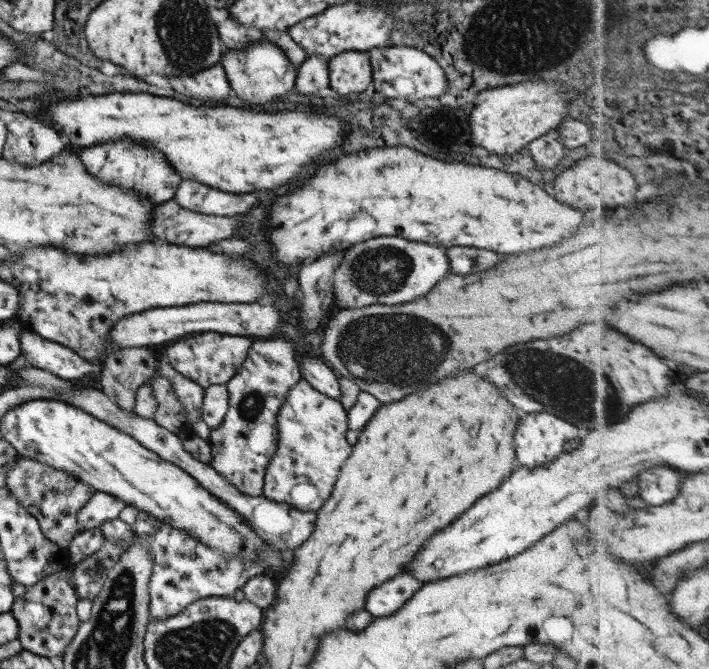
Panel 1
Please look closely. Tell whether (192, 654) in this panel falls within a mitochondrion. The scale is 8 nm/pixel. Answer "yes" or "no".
yes

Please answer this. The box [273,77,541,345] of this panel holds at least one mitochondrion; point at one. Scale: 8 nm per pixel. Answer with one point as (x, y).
(380, 270)

